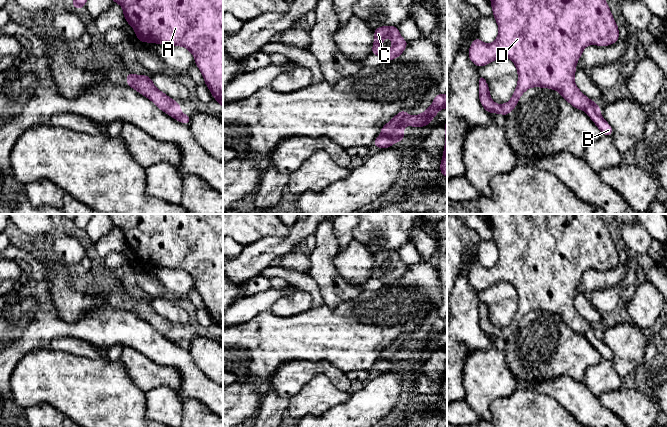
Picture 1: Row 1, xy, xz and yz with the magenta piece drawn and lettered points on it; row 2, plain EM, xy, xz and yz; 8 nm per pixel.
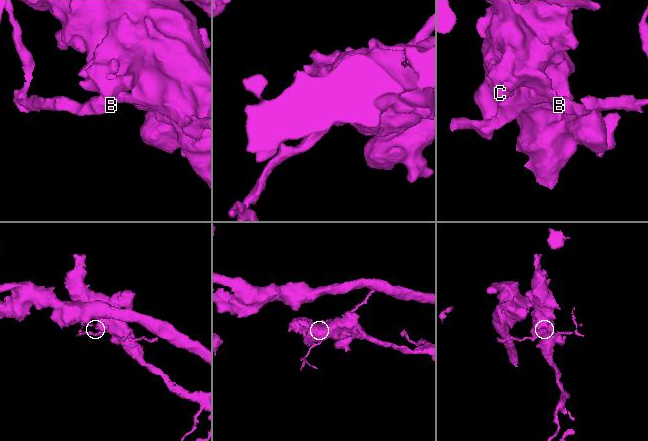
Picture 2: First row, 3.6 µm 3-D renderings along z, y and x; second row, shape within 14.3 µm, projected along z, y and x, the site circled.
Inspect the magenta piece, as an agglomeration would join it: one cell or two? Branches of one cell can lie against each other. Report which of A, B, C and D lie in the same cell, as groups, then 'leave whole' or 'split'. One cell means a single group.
A C D / B | split

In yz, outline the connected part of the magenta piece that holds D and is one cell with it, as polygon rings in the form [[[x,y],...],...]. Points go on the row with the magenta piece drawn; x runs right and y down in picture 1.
[[[491,0],[493,16],[499,32],[491,44],[483,43],[476,37],[469,48],[468,57],[476,66],[483,67],[500,58],[510,58],[518,71],[518,84],[508,103],[499,105],[491,100],[489,85],[484,78],[479,80],[479,100],[489,113],[507,116],[516,106],[521,95],[530,87],[551,88],[558,91],[573,107],[585,110],[593,101],[586,97],[575,85],[576,64],[587,45],[609,46],[619,40],[619,29],[610,12],[606,0]]]

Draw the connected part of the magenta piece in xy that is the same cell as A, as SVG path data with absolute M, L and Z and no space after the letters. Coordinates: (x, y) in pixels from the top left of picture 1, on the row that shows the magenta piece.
M113 0L123 7L137 40L186 47L194 56L205 85L223 109L223 0Z

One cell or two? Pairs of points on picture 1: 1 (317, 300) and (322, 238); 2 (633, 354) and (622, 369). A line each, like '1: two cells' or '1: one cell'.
1: two cells
2: one cell

